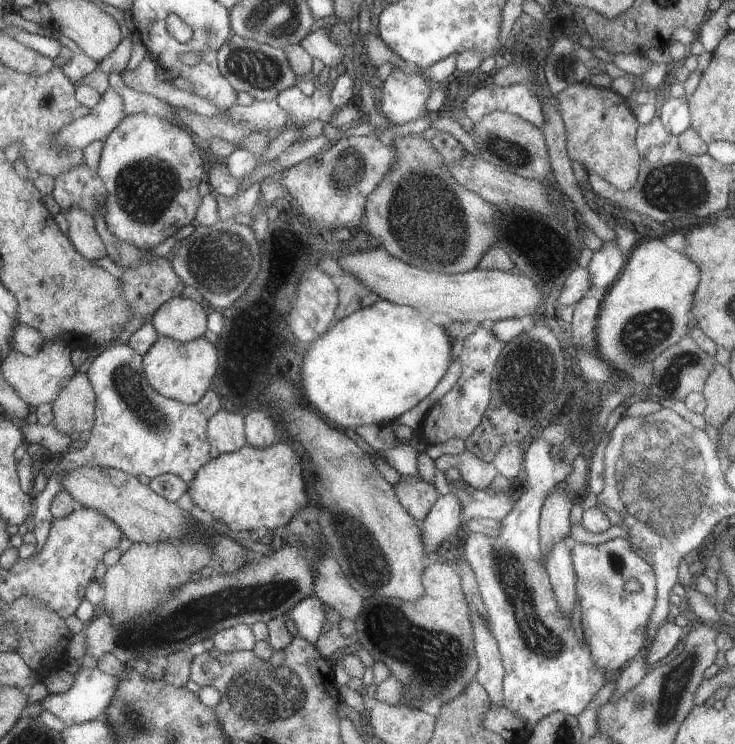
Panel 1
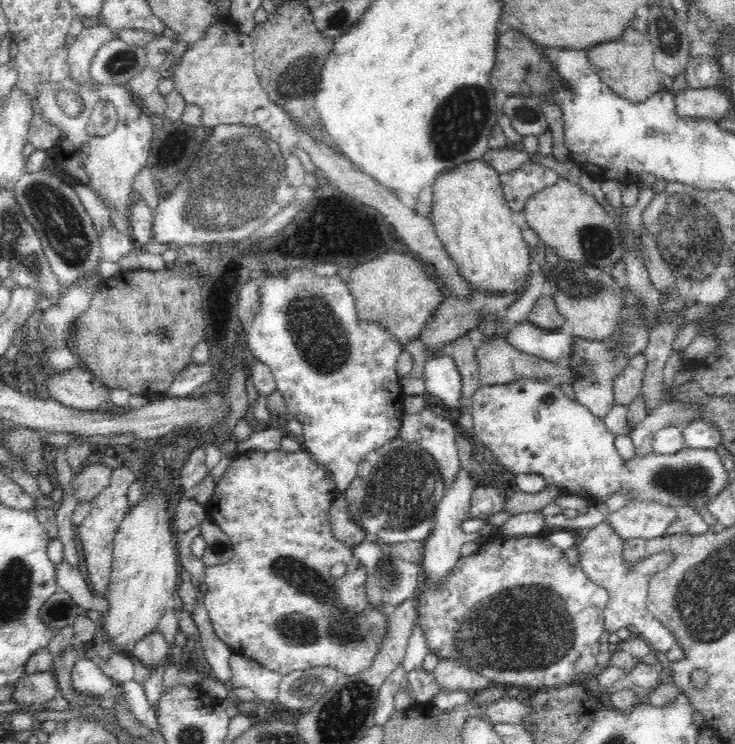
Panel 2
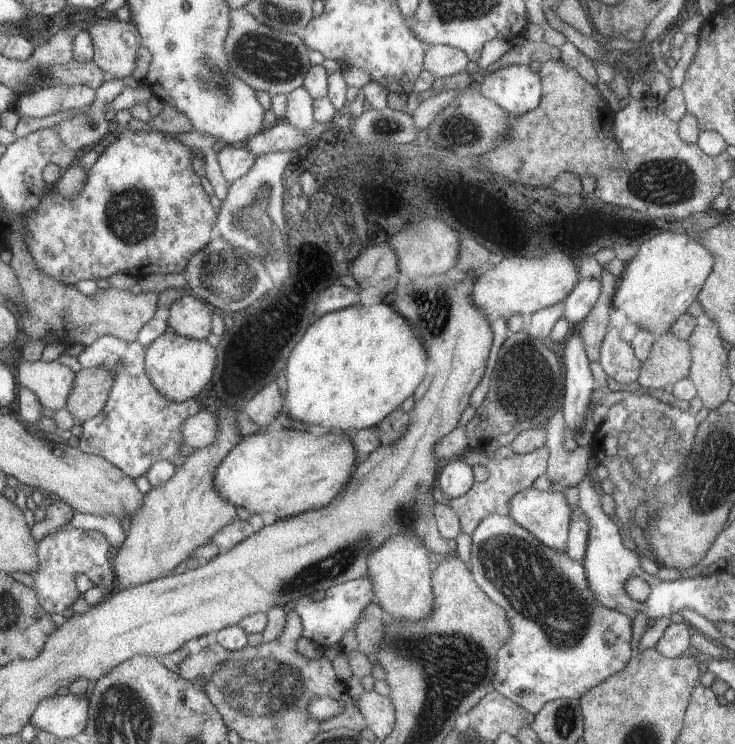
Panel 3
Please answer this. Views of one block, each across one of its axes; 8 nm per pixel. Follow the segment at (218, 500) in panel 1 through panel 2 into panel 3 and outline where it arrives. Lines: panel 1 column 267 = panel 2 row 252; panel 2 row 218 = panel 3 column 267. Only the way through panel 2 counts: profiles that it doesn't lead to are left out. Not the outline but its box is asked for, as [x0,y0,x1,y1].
[214,430,356,520]

